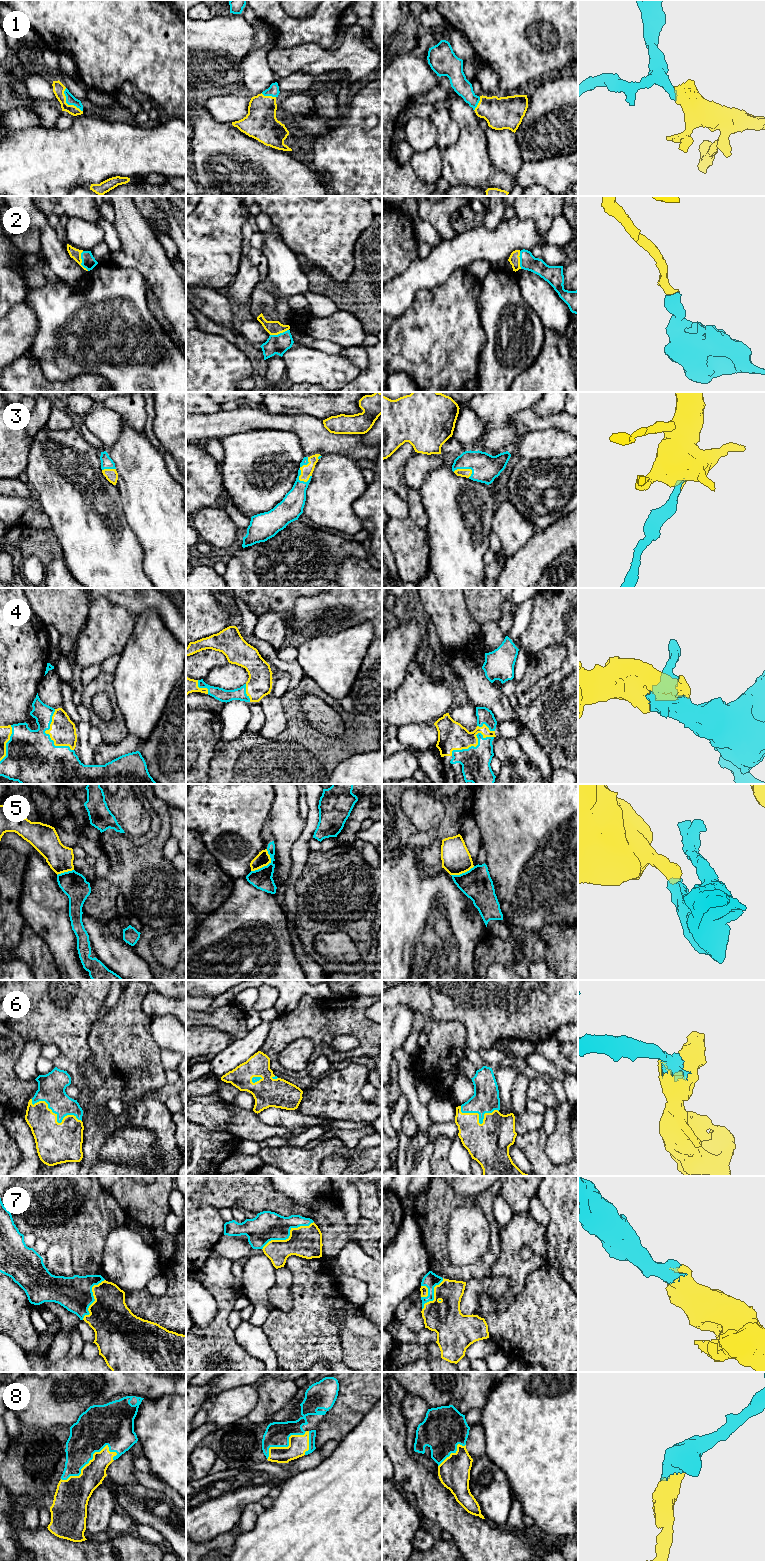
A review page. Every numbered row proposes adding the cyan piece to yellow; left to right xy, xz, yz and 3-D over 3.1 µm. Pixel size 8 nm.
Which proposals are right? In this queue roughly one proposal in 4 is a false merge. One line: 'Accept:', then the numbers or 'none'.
Accept: 1, 2, 3, 4, 6, 7, 8

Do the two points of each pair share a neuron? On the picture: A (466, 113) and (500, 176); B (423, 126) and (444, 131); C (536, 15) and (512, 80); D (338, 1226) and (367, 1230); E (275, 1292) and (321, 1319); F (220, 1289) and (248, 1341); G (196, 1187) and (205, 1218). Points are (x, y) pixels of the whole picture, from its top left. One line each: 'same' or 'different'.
A: same
B: different
C: same
D: same
E: different
F: different
G: same

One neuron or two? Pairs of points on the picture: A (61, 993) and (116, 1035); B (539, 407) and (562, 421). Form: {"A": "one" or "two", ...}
{"A": "two", "B": "two"}

